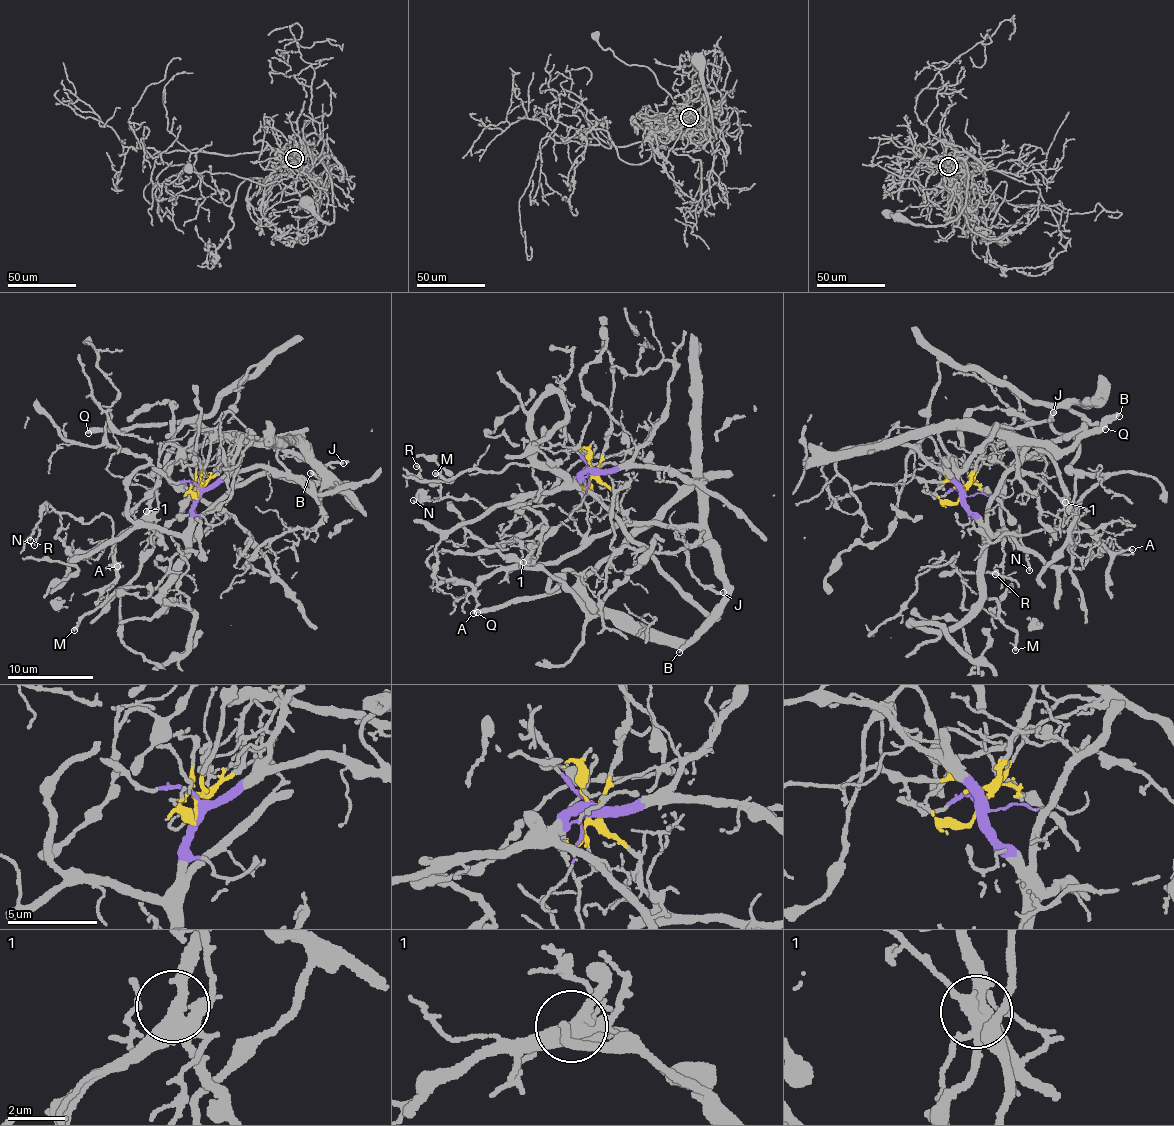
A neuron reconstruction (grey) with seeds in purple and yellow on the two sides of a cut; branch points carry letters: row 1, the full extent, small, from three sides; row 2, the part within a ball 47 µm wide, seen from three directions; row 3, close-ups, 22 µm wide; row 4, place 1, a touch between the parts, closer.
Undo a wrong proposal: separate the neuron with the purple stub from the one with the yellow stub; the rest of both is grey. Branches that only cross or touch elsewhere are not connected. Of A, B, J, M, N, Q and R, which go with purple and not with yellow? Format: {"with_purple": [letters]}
{"with_purple": ["M", "N", "R"]}

